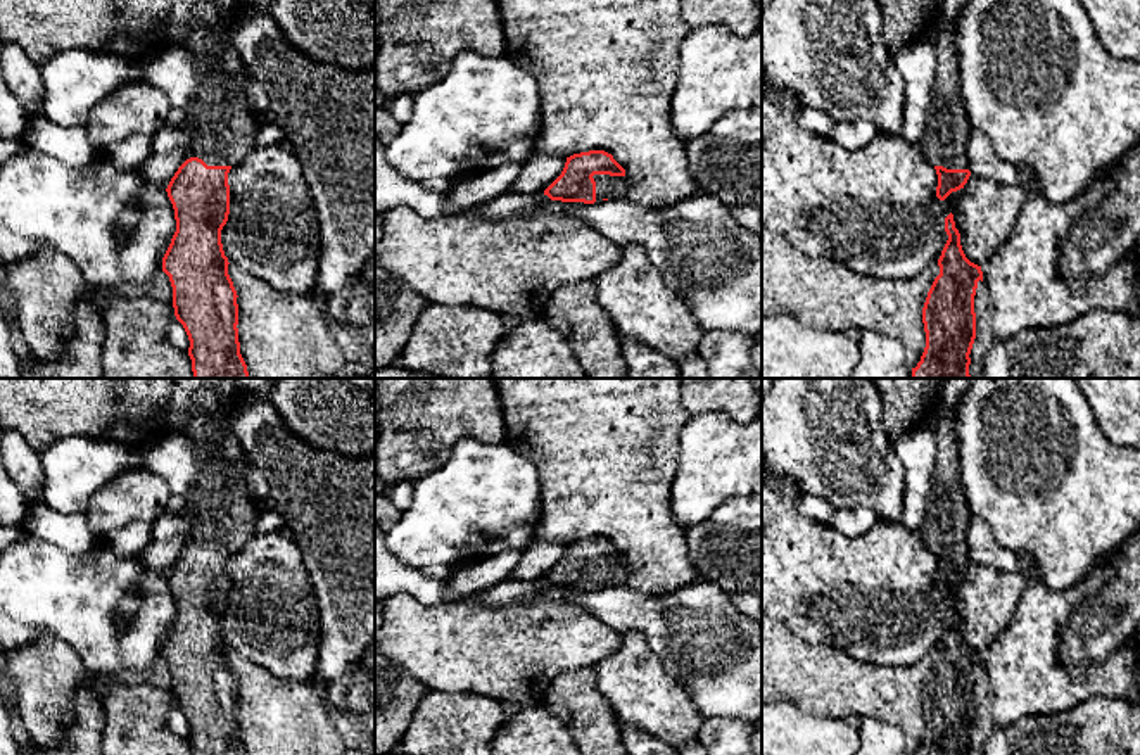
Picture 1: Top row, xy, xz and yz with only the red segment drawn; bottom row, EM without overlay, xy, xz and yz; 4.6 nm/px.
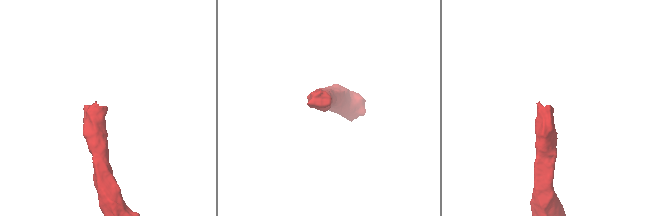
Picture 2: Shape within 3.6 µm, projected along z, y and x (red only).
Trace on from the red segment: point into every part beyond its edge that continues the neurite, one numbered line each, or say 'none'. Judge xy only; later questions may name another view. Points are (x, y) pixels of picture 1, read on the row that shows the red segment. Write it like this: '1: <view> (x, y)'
1: xy (223, 132)

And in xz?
1: xz (607, 187)

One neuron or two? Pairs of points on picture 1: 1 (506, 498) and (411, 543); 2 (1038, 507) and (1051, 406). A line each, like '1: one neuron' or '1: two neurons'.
1: one neuron
2: one neuron

